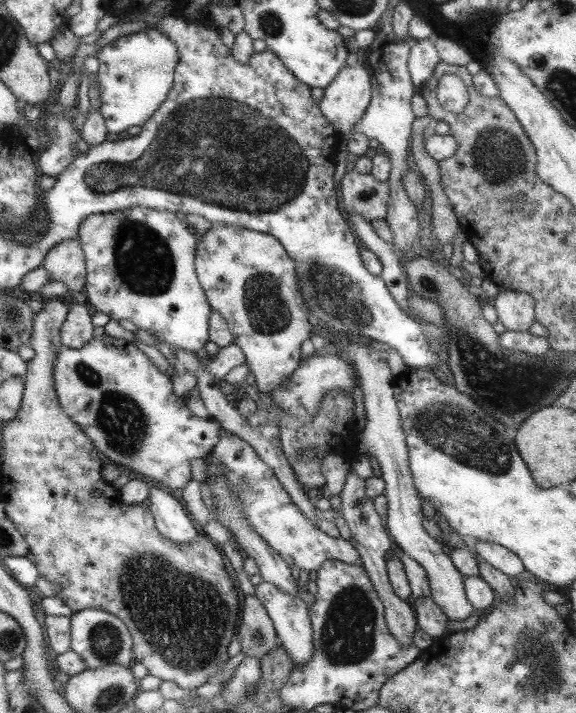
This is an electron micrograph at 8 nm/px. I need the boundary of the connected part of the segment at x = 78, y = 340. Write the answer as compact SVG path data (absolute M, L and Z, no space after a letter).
M86 303L69 305L69 312L61 328L61 342L65 347L79 349L92 340L93 309Z

